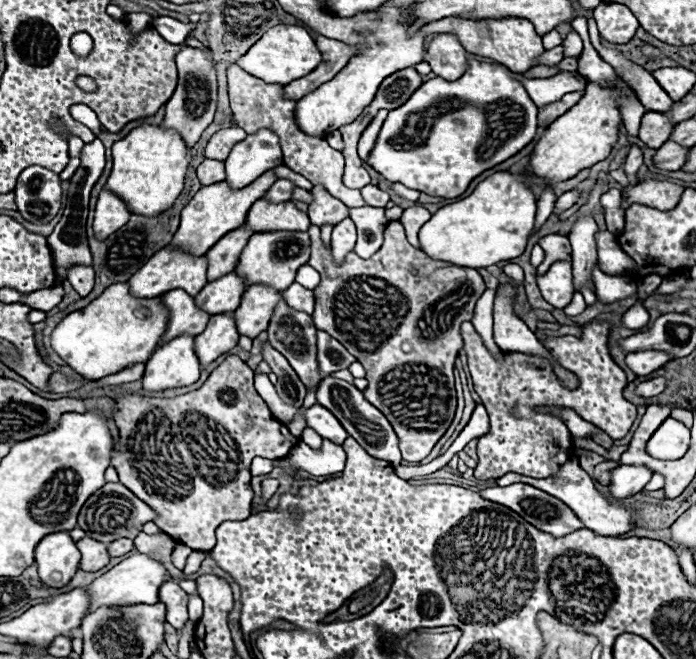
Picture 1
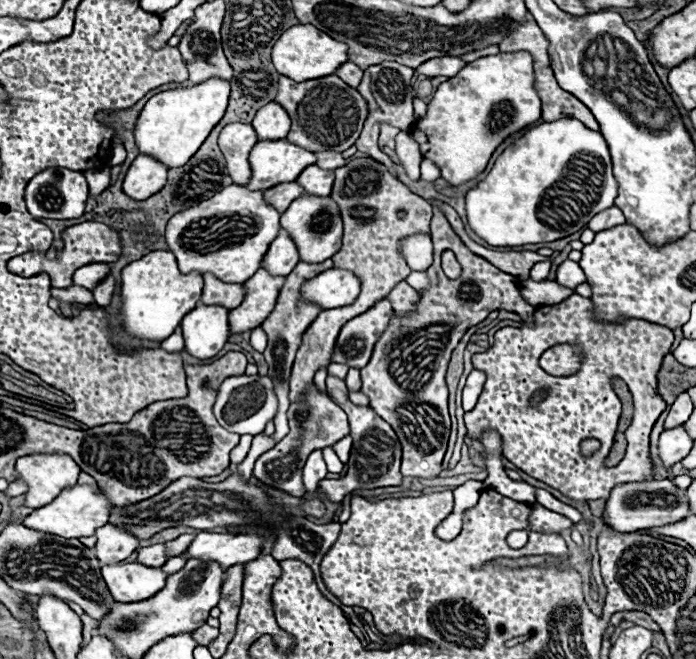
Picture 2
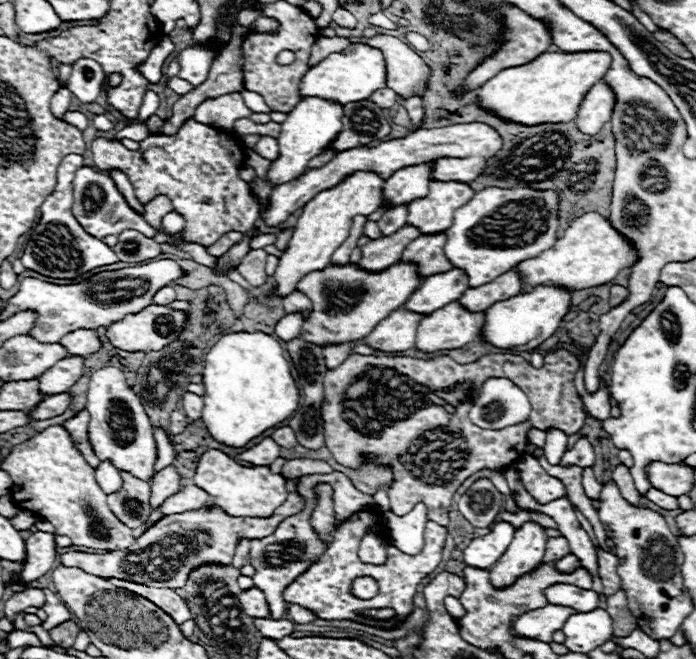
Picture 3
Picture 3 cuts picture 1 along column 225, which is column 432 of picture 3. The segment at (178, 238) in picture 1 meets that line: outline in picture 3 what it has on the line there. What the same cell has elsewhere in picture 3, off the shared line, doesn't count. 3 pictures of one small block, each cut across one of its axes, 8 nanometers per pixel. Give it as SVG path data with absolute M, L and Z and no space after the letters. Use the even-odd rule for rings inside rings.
M430 182L428 196L408 204L406 224L420 230L420 234L440 234L454 224L454 212L474 196L474 190L464 182Z

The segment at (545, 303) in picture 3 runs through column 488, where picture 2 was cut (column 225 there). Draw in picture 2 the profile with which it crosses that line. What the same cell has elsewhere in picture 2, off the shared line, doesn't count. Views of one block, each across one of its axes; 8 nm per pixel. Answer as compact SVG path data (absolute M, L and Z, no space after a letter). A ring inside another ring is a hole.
M198 304L182 320L182 332L186 340L186 350L194 358L216 356L230 338L228 308L224 306L204 306Z

